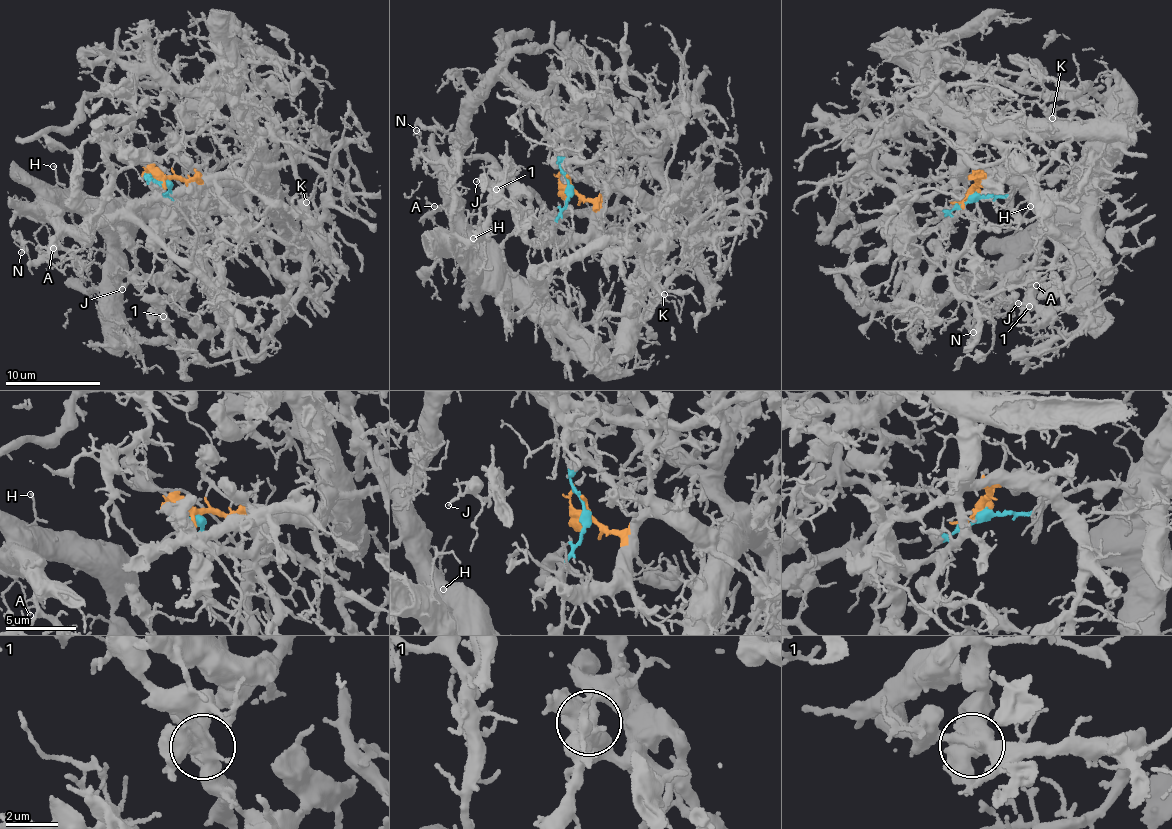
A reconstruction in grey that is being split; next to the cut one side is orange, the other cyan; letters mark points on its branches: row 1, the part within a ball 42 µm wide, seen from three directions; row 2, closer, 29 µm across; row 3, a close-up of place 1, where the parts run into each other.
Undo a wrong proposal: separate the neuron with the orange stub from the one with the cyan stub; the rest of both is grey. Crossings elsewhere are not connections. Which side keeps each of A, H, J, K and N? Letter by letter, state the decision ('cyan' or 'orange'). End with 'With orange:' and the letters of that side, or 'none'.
A: cyan
H: cyan
J: cyan
K: orange
N: cyan
With orange: K

